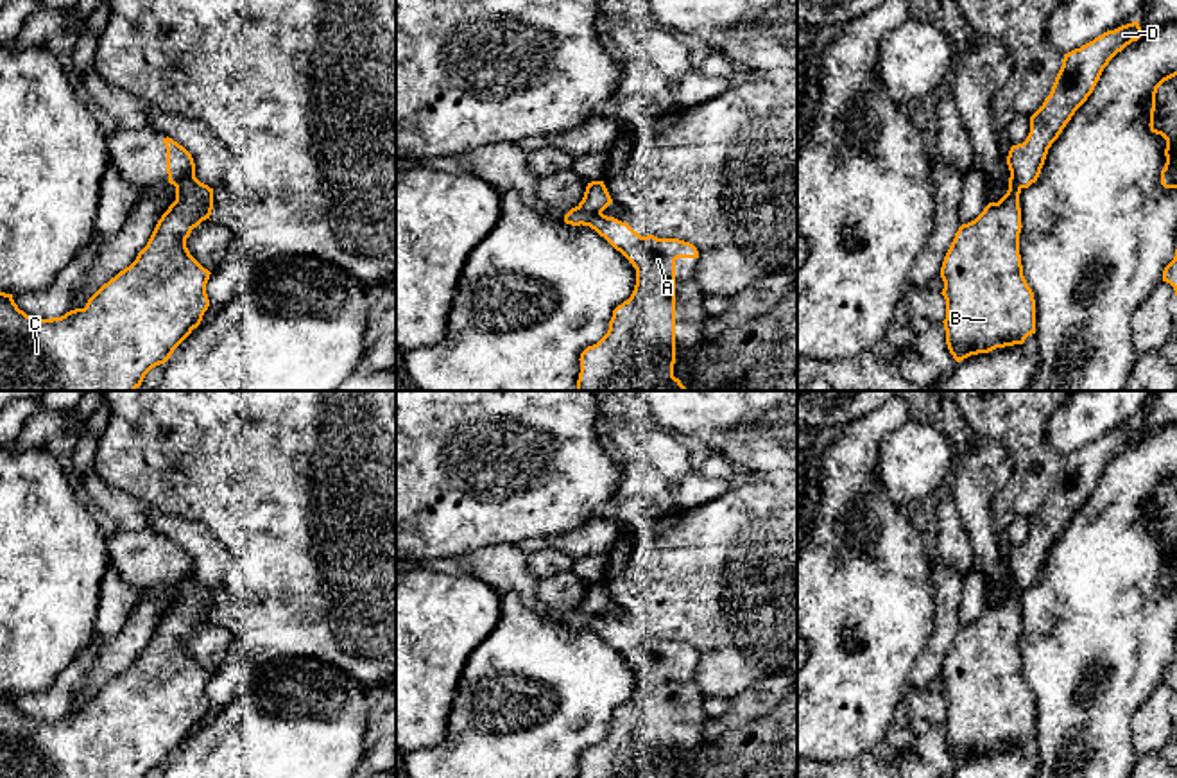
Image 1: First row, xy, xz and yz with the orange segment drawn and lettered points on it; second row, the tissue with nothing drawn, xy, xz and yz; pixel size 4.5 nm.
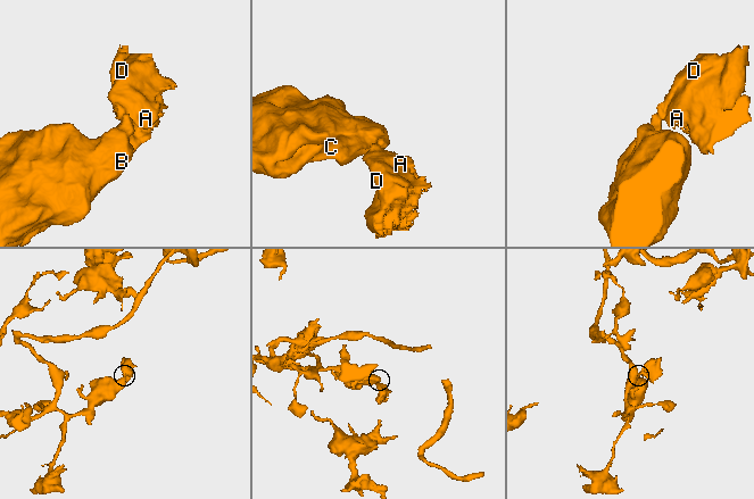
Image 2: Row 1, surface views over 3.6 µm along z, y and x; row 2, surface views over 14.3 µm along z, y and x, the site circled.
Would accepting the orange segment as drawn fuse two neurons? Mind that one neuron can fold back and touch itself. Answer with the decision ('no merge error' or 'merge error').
merge error

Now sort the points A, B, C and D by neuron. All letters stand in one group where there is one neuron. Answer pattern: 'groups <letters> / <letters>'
groups A D / B C

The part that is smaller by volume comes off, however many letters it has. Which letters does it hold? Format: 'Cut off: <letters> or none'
Cut off: A, D

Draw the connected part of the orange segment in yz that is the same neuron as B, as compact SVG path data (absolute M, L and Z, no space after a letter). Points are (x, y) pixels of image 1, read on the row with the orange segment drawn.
M1010 176L1007 194L998 203L989 203L975 220L962 224L944 256L941 267L944 289L941 294L946 299L946 319L942 323L948 350L957 362L996 348L1023 344L1028 335L1035 333L1035 299L1023 276L1019 255L1019 233L1023 228L1019 194L1021 188Z

